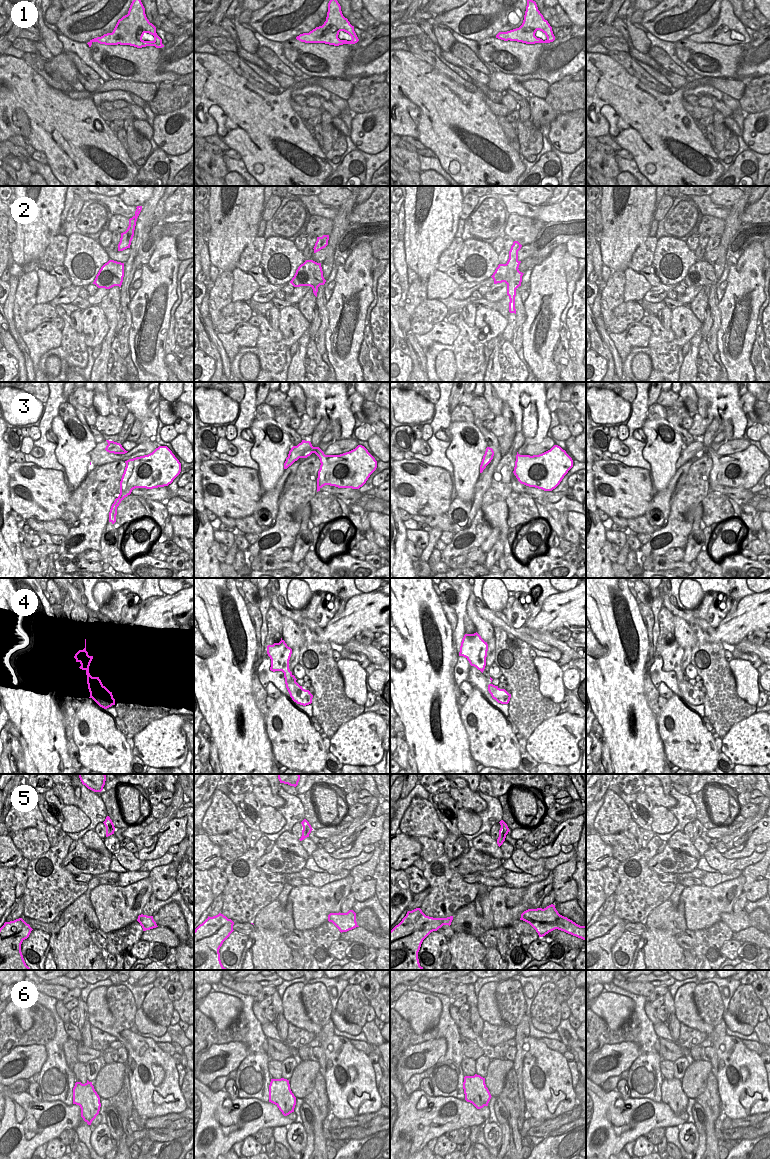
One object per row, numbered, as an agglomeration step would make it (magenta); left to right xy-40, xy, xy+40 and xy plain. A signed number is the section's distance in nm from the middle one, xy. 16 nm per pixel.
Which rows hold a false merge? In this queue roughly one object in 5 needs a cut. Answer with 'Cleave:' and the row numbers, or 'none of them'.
Cleave: 2

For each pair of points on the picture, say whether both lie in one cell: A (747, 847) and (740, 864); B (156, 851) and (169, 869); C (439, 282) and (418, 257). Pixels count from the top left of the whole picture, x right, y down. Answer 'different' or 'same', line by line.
A: different
B: different
C: different

